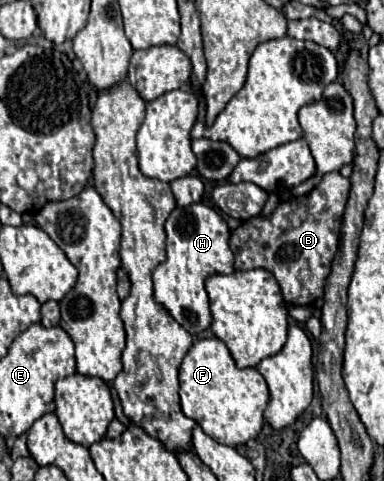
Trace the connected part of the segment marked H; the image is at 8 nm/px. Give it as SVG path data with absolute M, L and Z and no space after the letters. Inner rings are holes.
M195 203L187 209L177 207L167 223L167 261L153 271L155 301L169 311L169 315L193 337L211 327L209 299L205 291L205 279L223 273L233 273L233 253L229 249L229 227L221 215L209 205Z

